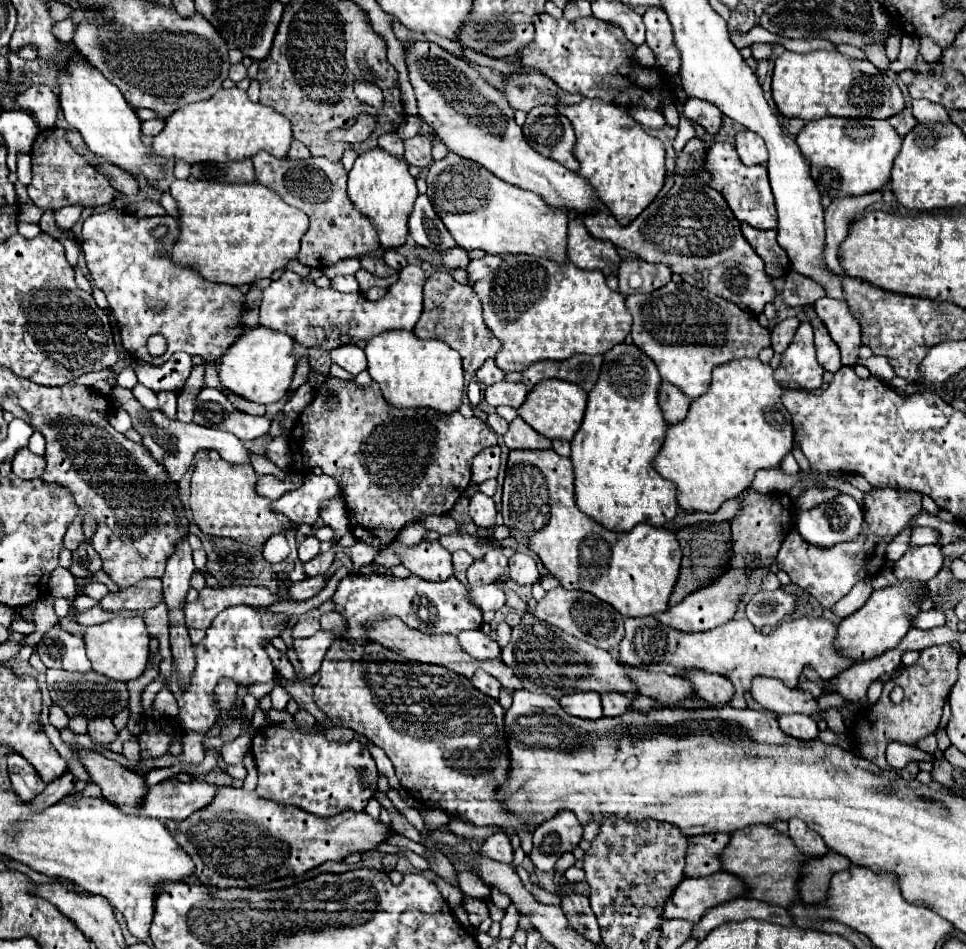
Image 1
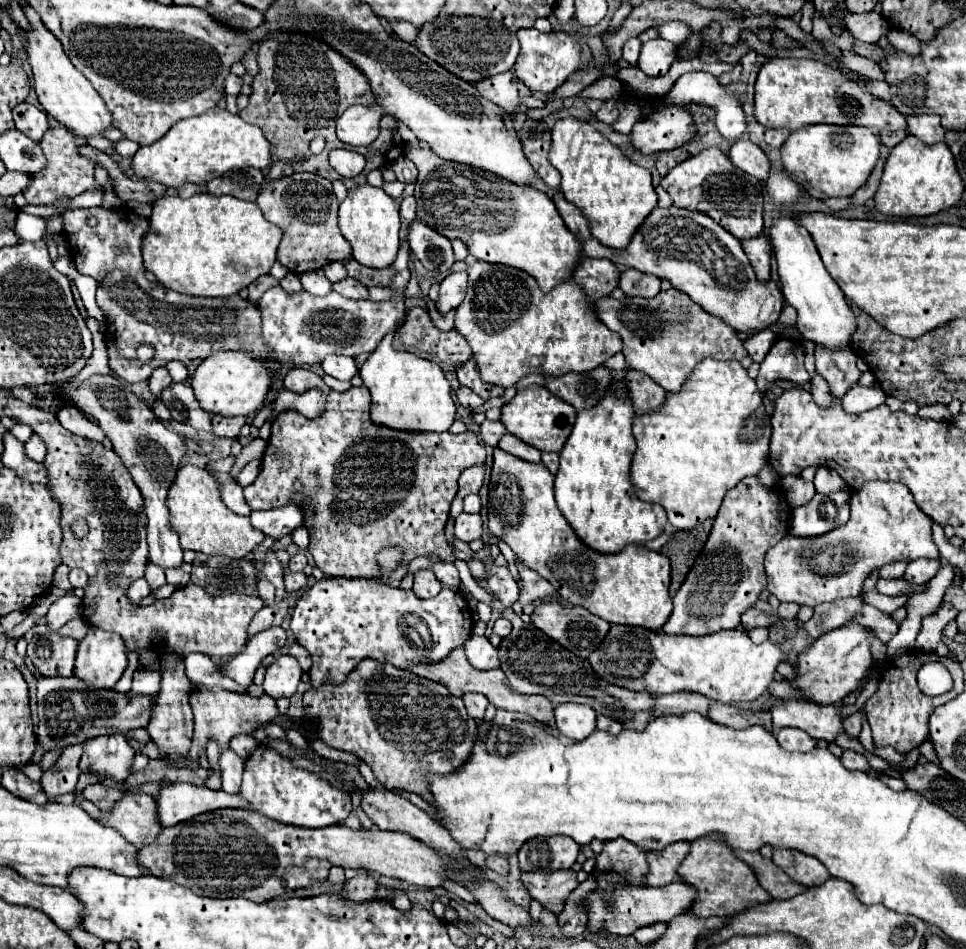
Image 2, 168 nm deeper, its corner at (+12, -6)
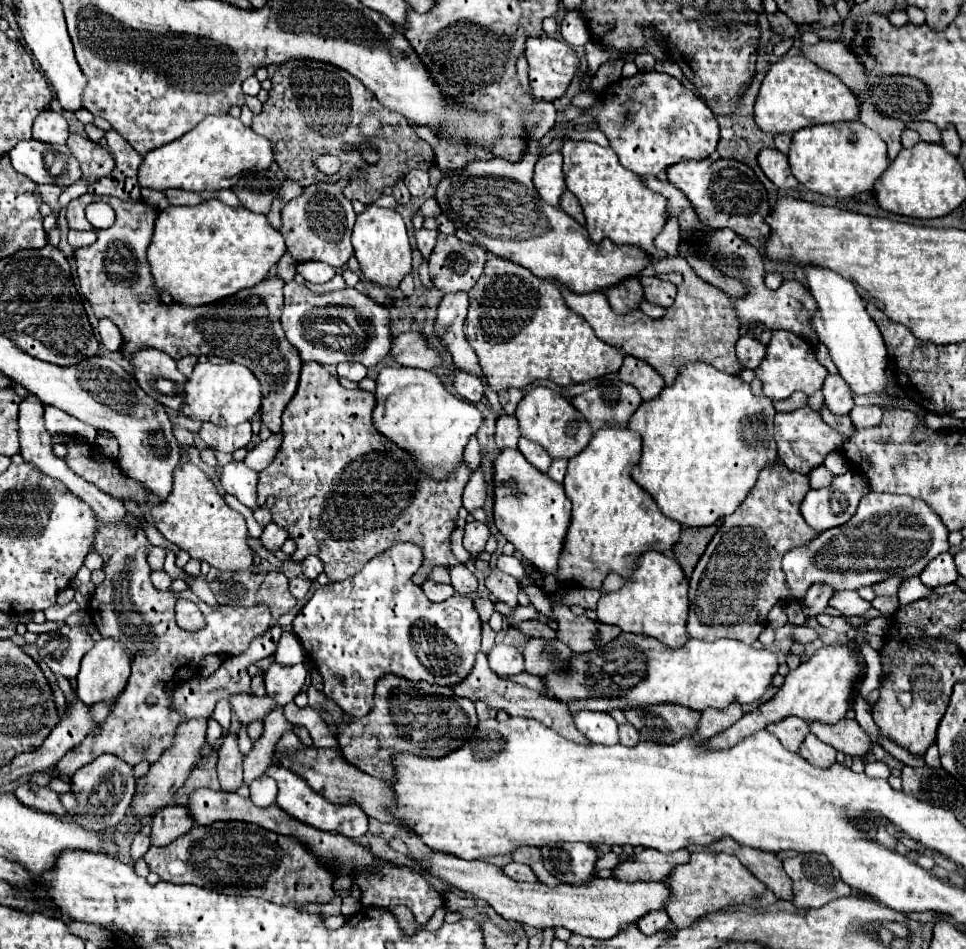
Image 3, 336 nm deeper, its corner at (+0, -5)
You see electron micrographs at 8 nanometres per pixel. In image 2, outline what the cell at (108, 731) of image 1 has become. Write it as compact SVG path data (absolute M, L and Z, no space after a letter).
M112 734L112 736L96 736L96 738L88 738L82 742L82 758L80 758L80 770L94 770L100 776L112 776L116 780L126 780L128 778L128 770L134 758L134 748L128 744L128 738L122 734Z

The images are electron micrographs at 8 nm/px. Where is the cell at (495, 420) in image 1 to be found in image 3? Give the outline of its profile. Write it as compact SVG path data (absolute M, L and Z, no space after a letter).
M498 417L496 421L496 445L498 449L506 447L516 447L520 439L520 429L518 429L518 419L516 417Z

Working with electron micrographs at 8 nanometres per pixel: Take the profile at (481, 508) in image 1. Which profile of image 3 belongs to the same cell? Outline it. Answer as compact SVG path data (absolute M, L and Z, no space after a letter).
M480 521L466 523L466 527L464 527L464 549L470 553L470 557L476 557L484 551L488 537L490 537L490 531L484 523L480 523Z

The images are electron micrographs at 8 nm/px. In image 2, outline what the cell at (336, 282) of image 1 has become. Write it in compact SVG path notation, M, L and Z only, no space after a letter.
M322 270L316 272L308 272L308 274L300 274L302 286L306 292L314 294L314 296L326 296L332 292L332 282L324 276Z

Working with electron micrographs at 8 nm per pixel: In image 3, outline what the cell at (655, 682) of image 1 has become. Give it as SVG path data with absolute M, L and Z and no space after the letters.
M738 703L728 705L726 711L718 711L718 709L708 709L702 711L702 719L700 719L700 729L698 729L698 737L702 741L714 737L716 733L728 729L730 725L734 725L740 717L744 715L742 707Z

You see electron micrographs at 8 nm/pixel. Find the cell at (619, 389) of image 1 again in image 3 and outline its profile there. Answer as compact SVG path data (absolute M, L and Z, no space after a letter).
M604 427L580 455L568 461L564 489L572 501L572 517L564 537L558 571L554 575L536 569L526 573L526 577L536 587L544 589L548 597L568 587L600 589L608 573L618 573L622 579L628 579L634 571L636 557L646 551L670 553L678 543L682 531L678 521L668 519L630 475L640 453L642 439L638 433L628 431L628 427Z

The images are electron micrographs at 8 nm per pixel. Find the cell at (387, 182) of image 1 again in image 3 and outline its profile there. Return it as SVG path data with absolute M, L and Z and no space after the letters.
M368 205L366 211L356 219L356 225L352 231L352 247L364 277L372 283L378 283L380 287L398 289L400 281L412 271L412 257L410 257L412 251L406 235L406 225L394 209Z

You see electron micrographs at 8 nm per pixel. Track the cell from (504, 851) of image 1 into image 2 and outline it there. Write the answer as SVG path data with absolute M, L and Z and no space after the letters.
M488 856L486 868L494 870L494 872L500 872L500 874L506 874L508 872L508 860L504 856Z

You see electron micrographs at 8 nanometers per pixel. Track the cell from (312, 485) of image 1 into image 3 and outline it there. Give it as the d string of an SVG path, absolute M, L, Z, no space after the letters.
M270 523L260 535L260 541L268 551L278 551L286 539L288 539L288 533L284 533L284 529L280 529L276 523Z

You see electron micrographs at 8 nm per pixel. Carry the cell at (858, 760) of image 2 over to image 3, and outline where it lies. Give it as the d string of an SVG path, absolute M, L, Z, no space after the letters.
M876 761L876 763L868 763L864 773L866 773L868 777L880 777L880 779L888 779L888 775L890 775L890 769L886 767L886 763L880 763L880 761Z

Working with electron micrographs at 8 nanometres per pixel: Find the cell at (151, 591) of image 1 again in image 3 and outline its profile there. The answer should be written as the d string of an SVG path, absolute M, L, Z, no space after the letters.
M158 569L158 571L152 571L152 583L156 585L156 589L164 591L164 589L170 589L172 579L168 577L168 573L164 569Z

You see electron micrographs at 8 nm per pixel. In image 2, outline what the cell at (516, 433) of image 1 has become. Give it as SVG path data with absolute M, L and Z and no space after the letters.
M508 432L500 438L498 448L504 450L504 452L508 452L508 454L514 454L514 456L526 460L526 462L540 462L540 450L532 448L530 444L522 442L520 438L516 438L516 436L508 434Z

